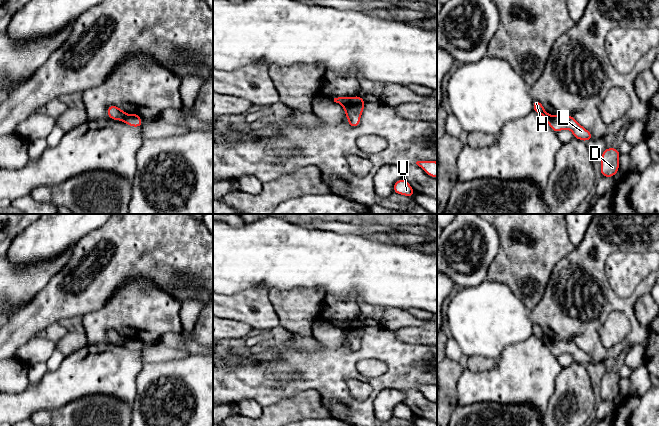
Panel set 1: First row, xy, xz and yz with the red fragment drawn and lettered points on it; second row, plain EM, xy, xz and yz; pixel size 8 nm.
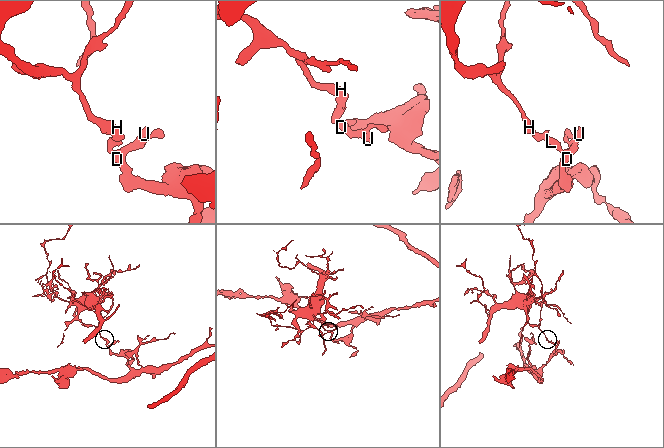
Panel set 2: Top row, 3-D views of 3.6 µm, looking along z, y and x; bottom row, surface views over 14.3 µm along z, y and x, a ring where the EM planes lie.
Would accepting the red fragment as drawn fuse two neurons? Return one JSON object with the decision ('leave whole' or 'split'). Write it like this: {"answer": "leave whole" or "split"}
{"answer": "split"}

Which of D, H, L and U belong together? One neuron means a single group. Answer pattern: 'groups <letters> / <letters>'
groups D L U / H

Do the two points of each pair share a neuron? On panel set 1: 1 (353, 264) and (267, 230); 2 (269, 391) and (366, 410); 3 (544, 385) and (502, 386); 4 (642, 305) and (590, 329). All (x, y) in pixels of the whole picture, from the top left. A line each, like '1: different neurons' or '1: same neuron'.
1: same neuron
2: same neuron
3: same neuron
4: different neurons

